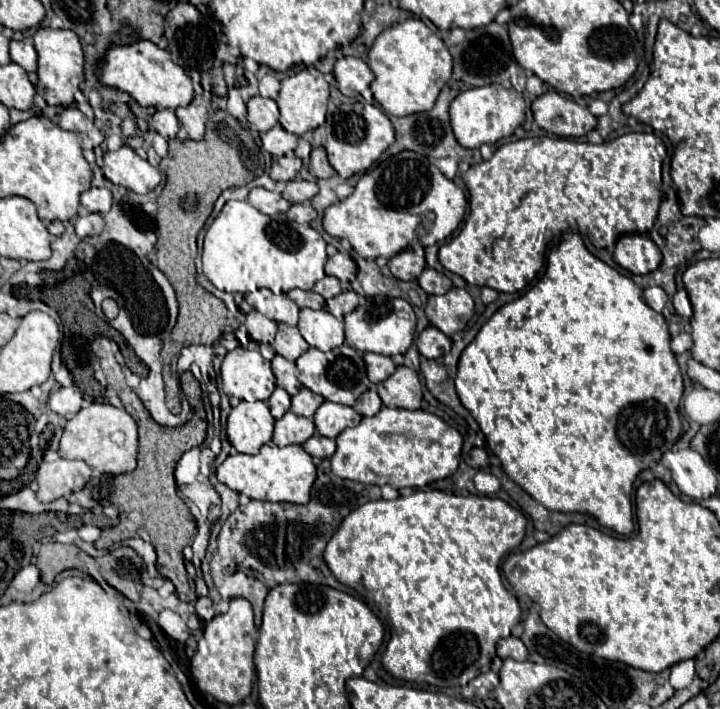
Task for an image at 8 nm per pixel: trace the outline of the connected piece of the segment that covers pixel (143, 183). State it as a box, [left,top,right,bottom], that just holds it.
[103,144,161,194]

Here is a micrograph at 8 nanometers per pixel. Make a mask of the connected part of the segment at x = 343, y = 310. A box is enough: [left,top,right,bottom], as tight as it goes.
[325,290,359,320]

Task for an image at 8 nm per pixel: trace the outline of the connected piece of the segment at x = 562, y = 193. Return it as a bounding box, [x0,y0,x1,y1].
[439,132,667,292]

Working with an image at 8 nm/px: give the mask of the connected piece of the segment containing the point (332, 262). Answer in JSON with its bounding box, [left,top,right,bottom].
[325,252,357,284]

